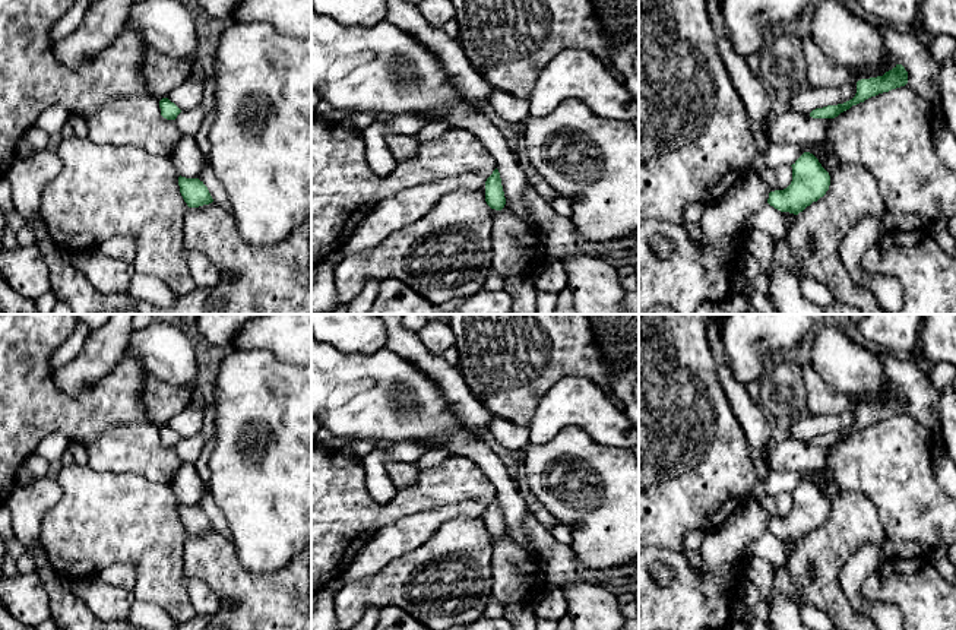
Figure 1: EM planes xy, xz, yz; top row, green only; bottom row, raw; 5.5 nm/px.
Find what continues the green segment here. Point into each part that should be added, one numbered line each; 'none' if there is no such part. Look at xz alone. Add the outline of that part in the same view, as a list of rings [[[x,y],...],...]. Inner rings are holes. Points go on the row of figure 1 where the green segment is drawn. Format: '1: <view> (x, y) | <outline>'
none

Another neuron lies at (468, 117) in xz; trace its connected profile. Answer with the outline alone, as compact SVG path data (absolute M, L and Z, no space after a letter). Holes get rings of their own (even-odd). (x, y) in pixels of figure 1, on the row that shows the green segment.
M471 104L456 105L446 114L446 120L453 129L472 133L487 148L500 172L506 203L520 218L536 225L532 212L525 203L525 193L531 184L516 162L513 143L488 120L487 113L481 113L478 107Z

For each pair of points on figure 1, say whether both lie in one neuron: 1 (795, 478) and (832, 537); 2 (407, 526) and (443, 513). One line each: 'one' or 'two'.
1: two
2: one

